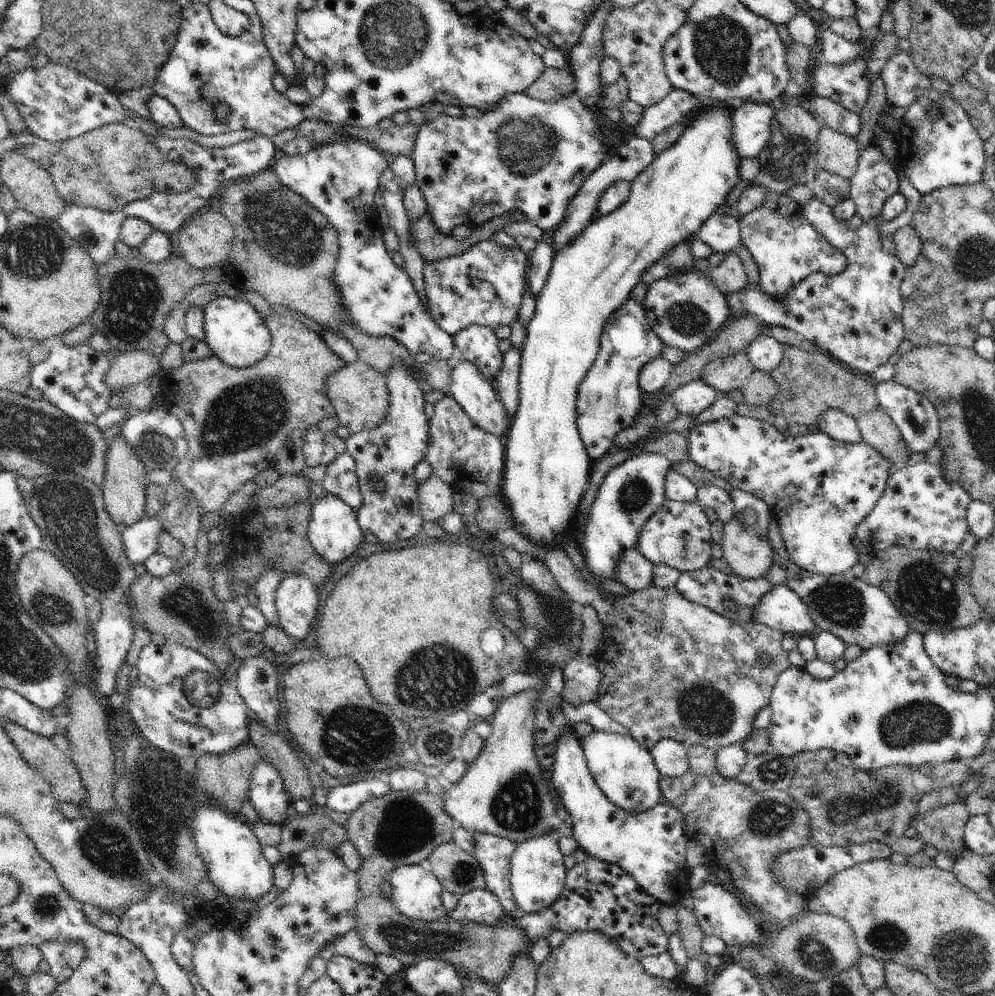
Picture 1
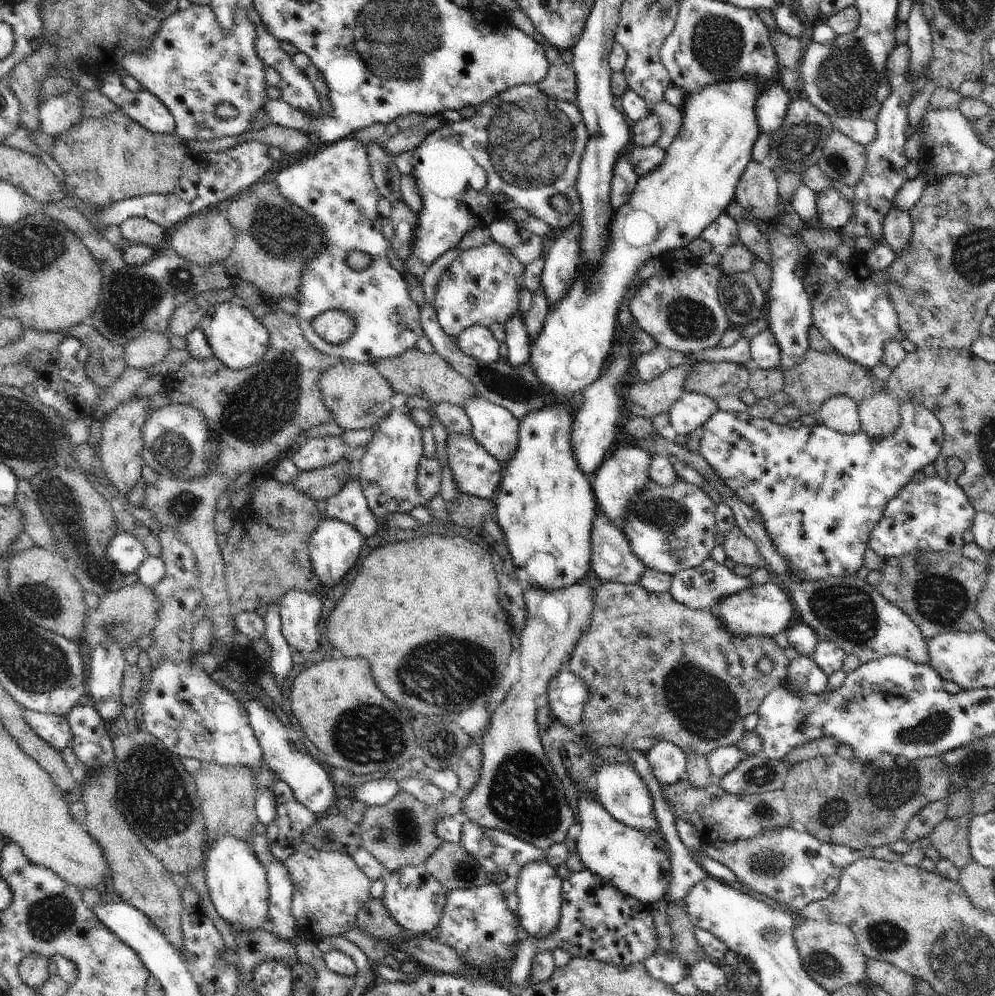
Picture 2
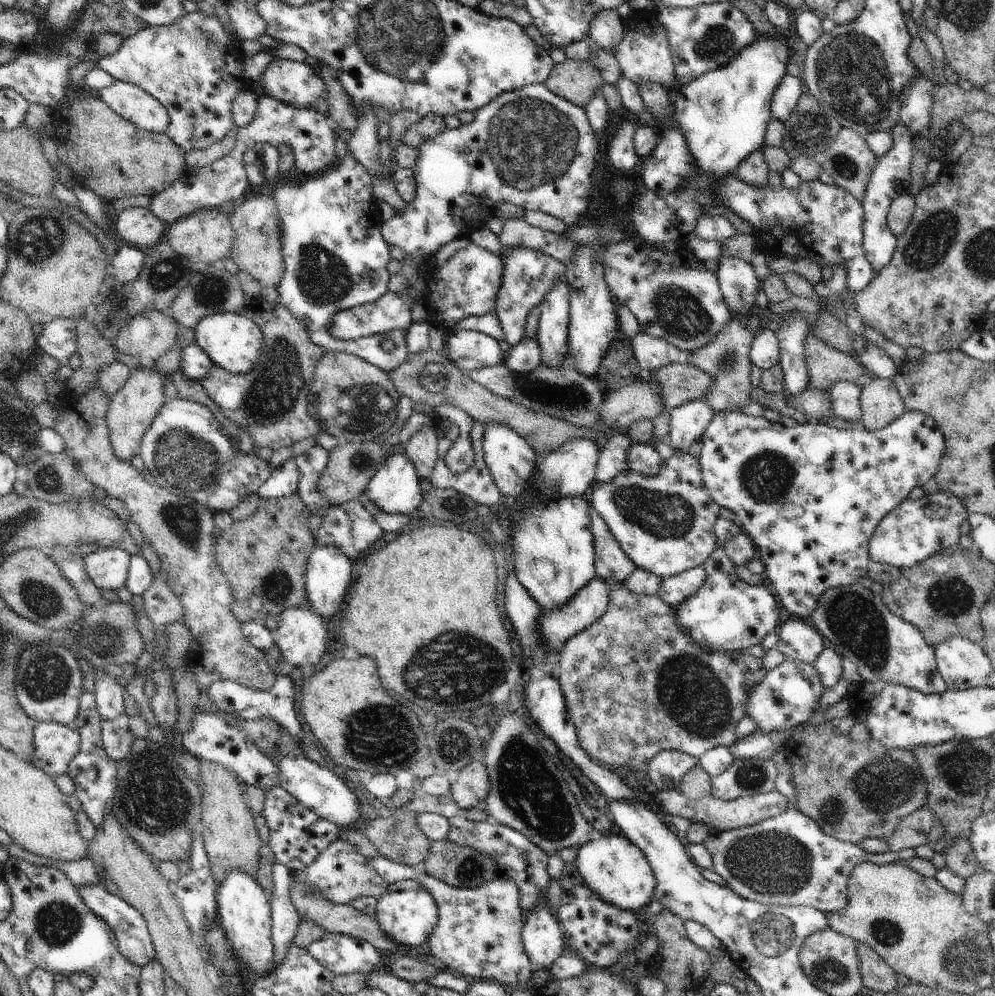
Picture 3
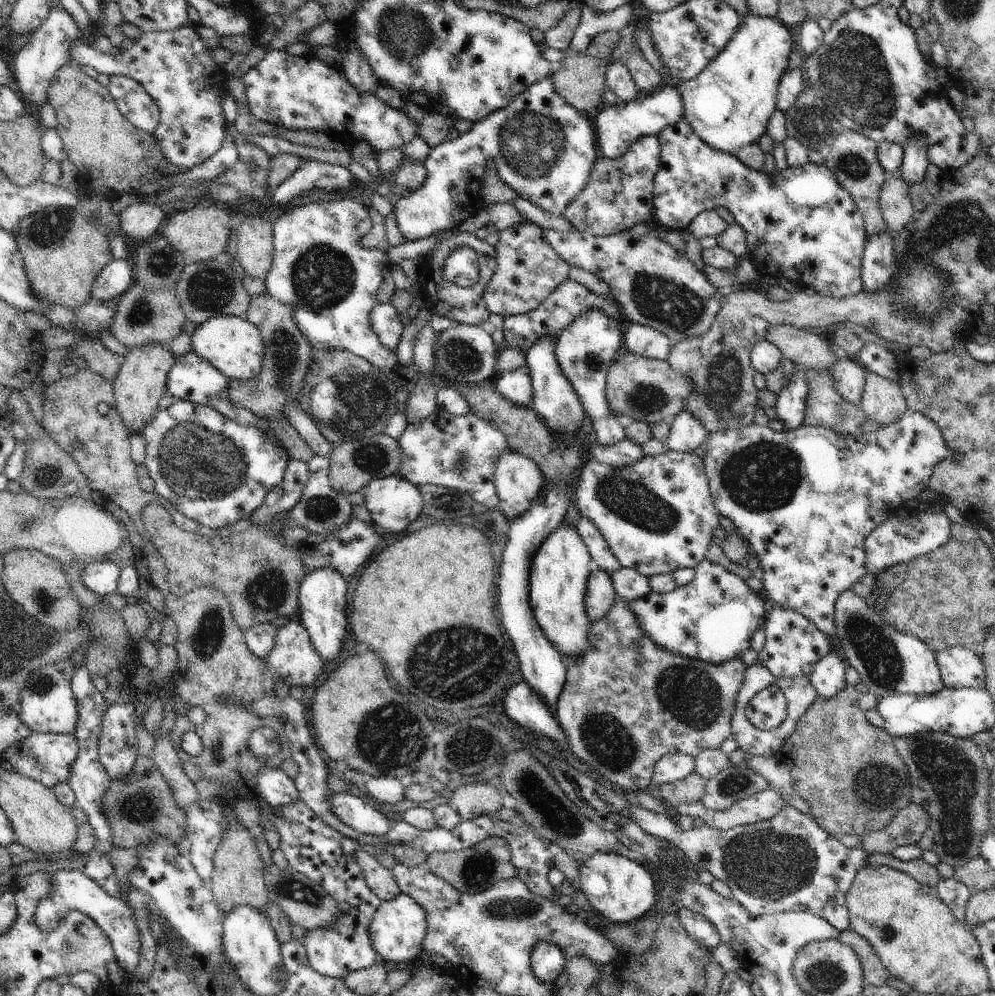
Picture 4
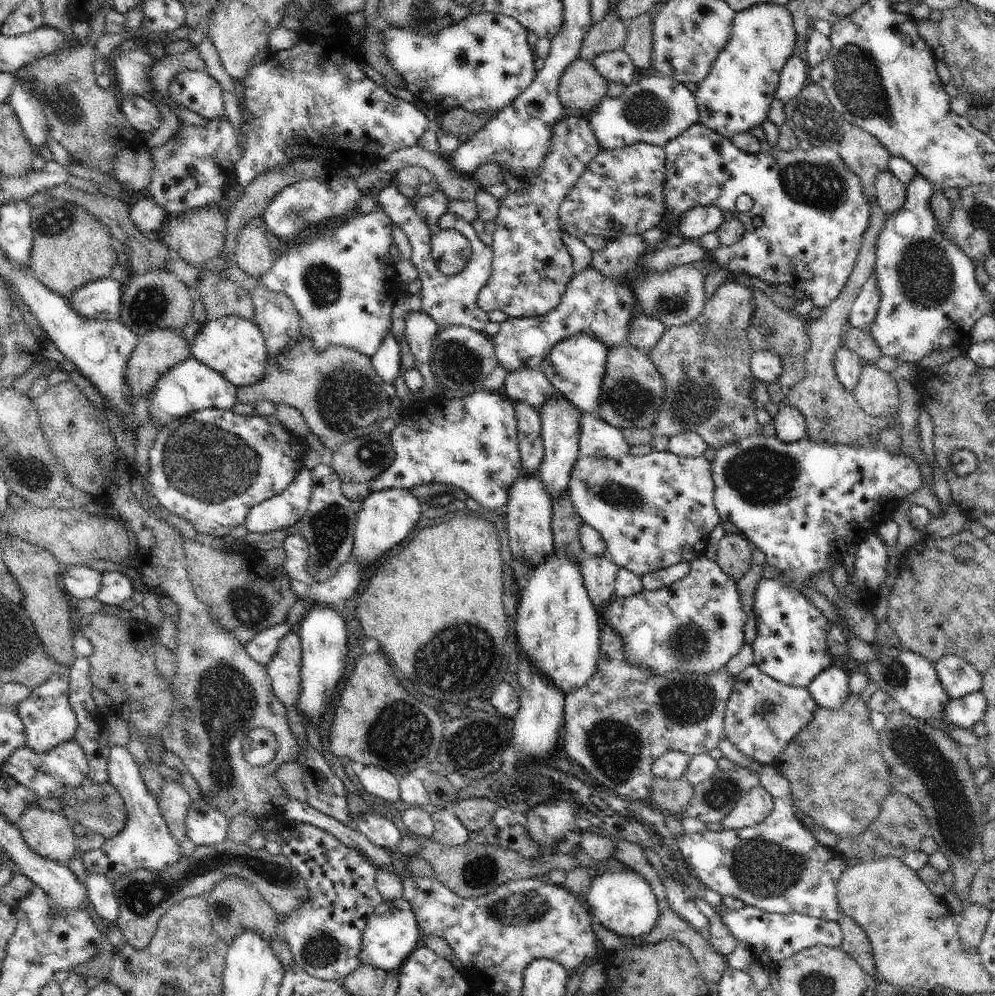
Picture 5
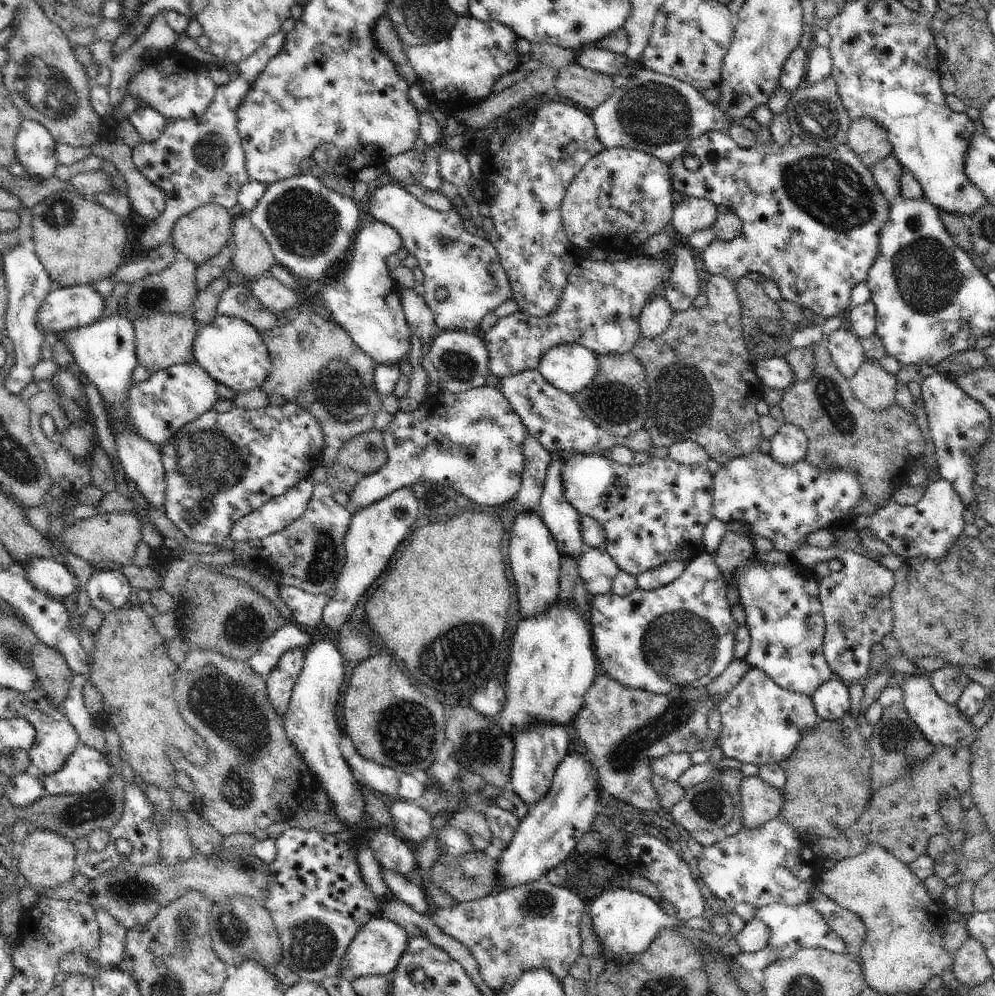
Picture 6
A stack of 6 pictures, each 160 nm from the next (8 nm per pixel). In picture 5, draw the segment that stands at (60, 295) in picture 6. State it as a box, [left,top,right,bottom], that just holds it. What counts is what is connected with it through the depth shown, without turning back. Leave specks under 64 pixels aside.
[66,277,124,319]

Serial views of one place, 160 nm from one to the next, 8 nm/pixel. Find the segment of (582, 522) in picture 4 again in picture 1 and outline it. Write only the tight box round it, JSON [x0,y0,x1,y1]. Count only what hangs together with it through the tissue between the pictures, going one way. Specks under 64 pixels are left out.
[613,549,655,591]

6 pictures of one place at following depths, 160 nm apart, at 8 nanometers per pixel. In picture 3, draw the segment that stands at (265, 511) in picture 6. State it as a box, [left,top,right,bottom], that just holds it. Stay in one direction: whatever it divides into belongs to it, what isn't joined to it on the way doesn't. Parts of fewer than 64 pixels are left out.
[258,457,300,500]

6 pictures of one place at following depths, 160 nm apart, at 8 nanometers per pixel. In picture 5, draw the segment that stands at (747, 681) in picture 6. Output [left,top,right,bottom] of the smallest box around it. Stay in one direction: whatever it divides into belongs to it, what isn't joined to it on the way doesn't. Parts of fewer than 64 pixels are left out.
[724,663,817,766]

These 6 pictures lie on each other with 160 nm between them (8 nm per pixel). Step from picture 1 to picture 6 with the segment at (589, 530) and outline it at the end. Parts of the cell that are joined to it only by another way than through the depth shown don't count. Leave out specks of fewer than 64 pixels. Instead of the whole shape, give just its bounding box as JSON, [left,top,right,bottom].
[537,344,598,394]

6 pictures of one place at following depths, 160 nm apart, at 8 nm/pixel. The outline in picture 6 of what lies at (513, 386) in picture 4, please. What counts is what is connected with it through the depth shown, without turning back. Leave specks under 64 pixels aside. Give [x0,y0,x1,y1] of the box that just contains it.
[516,434,550,512]

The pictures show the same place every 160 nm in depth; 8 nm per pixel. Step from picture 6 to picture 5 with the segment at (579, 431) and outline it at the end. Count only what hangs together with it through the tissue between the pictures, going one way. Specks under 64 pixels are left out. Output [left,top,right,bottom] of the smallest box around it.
[504,369,631,459]

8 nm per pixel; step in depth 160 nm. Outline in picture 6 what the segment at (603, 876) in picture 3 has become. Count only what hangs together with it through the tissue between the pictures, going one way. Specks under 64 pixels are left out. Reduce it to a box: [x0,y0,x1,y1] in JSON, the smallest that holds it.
[586,888,680,964]

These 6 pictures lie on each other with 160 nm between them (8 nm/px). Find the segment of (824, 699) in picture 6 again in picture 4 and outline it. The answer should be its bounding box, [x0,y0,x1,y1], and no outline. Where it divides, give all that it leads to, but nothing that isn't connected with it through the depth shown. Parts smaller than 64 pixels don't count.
[808,652,847,699]

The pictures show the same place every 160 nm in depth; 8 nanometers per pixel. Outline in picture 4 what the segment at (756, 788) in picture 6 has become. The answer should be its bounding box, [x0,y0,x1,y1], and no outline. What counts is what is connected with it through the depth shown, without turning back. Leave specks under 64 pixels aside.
[670,788,784,831]

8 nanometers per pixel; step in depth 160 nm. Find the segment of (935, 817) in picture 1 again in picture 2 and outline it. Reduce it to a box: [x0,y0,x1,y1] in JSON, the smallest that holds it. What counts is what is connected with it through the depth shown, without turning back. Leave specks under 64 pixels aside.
[929,815,973,869]

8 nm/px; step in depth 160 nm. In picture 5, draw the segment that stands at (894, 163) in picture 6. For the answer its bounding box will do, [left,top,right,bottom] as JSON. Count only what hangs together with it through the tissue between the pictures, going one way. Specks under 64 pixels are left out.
[873,169,907,216]

